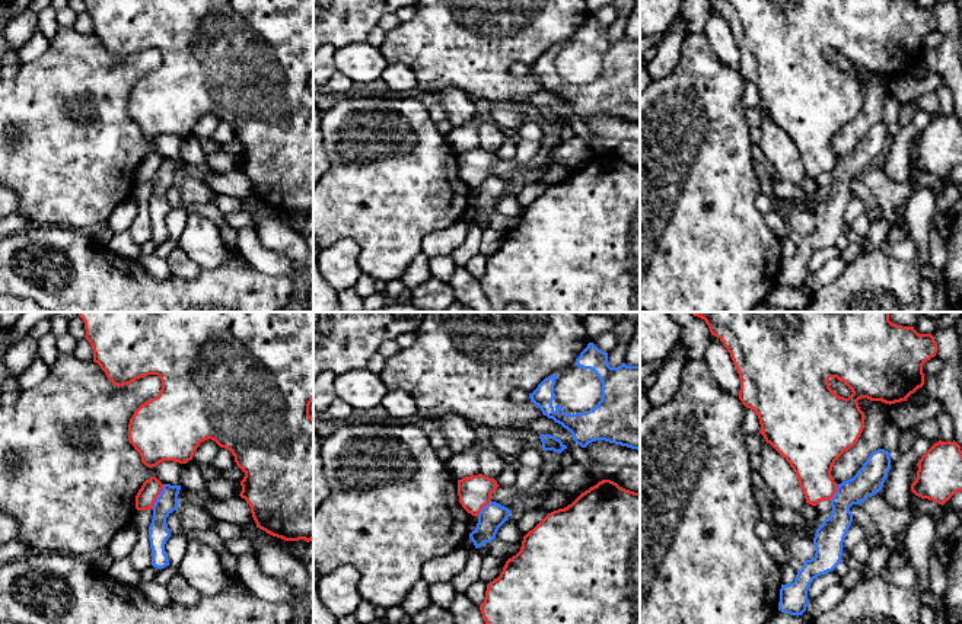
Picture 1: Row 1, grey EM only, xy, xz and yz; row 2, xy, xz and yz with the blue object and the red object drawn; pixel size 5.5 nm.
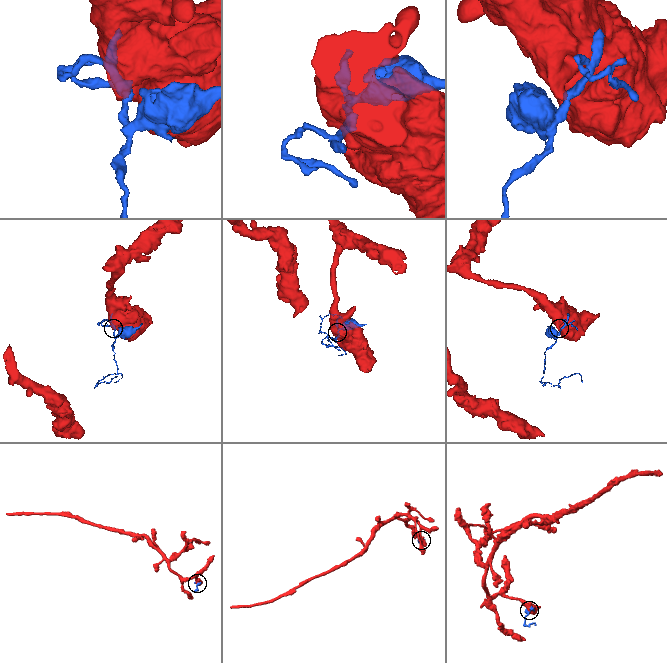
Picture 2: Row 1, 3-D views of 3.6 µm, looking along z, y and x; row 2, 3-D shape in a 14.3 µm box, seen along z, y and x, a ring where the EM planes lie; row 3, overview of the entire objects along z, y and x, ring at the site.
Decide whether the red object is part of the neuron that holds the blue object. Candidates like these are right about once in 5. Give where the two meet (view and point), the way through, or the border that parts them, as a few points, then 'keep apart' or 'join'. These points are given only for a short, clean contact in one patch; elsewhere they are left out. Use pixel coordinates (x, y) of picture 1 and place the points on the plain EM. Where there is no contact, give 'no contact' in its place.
meets blue in xy at (158, 169); border along xy (165, 158), (150, 181); keep apart

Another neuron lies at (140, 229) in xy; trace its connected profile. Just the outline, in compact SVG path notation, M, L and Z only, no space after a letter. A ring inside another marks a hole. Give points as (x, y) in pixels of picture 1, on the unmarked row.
M153 182L137 184L131 192L131 200L136 203L138 213L133 220L128 232L134 242L144 243L152 239L152 222L149 213L149 200L153 192Z

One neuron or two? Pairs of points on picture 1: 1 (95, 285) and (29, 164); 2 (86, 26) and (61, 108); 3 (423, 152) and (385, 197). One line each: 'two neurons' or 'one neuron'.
1: two neurons
2: two neurons
3: one neuron

